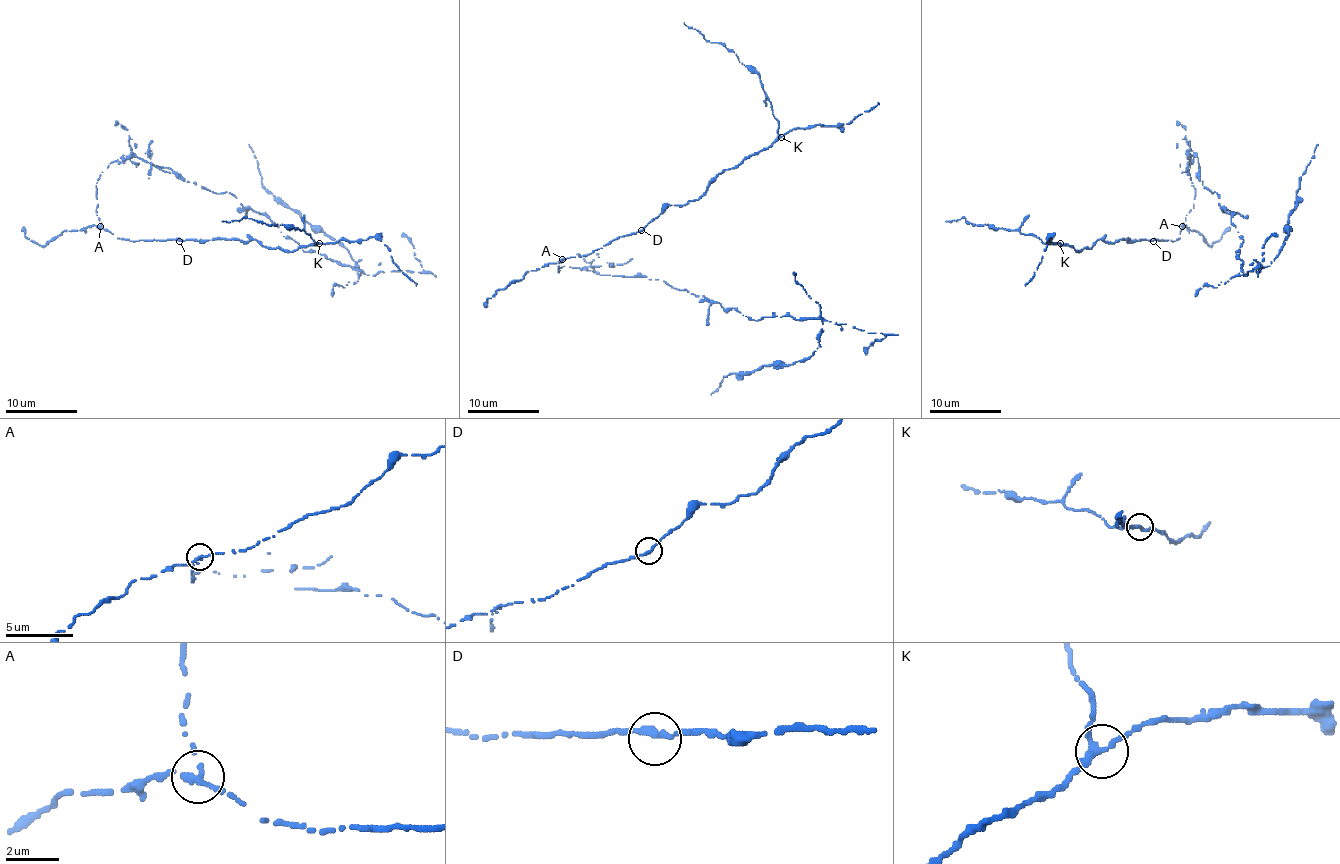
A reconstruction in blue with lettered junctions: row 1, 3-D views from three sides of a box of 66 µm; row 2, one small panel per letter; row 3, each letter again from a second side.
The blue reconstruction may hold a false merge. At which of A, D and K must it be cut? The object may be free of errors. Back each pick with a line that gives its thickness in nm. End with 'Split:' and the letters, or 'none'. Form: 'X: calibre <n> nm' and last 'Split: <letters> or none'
A: calibre 200 nm
Split: A

